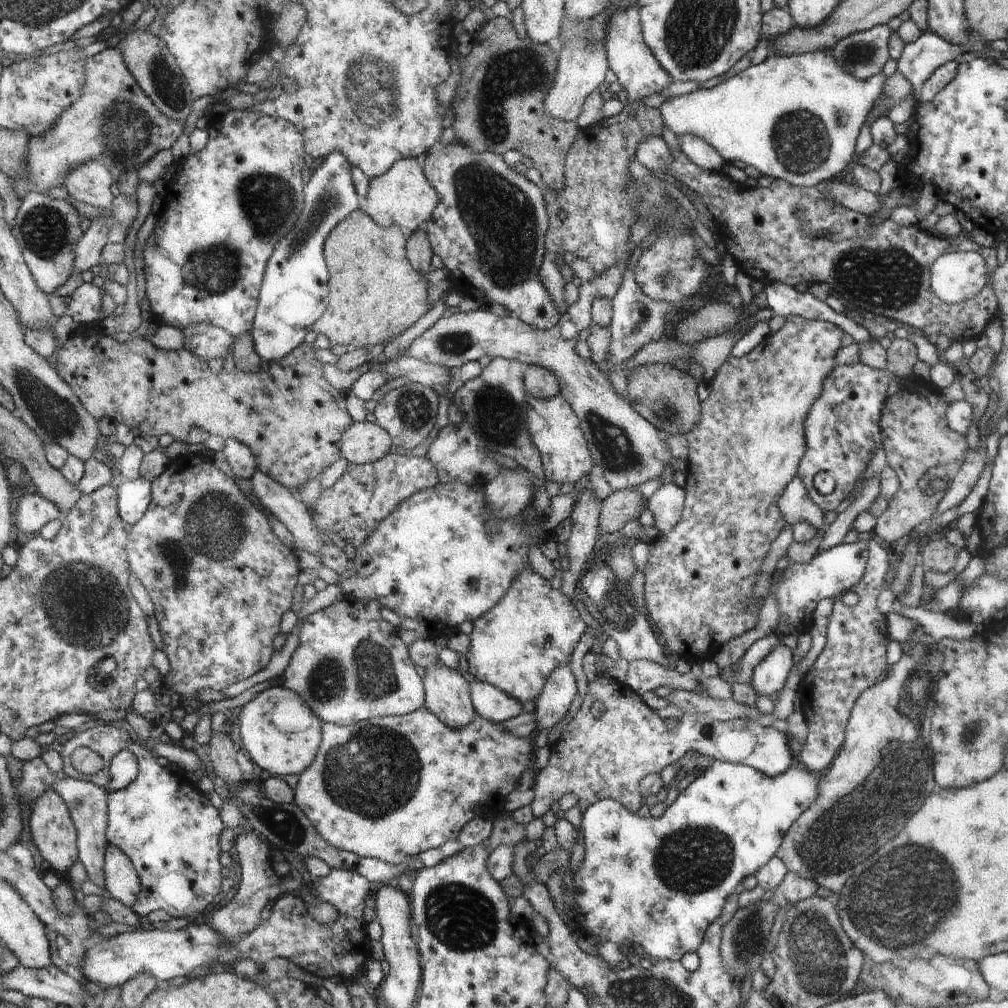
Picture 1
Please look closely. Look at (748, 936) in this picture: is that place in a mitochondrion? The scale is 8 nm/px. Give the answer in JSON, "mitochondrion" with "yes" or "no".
{"mitochondrion":"yes"}

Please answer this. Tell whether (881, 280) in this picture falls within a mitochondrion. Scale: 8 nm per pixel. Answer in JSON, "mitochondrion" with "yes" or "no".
{"mitochondrion":"yes"}

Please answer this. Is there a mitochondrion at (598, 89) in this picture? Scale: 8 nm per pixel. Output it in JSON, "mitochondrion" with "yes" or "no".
{"mitochondrion":"no"}

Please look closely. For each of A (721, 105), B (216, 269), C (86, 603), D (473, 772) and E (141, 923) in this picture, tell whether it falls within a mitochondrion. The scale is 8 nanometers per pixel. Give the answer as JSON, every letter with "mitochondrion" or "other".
{"A":"other","B":"mitochondrion","C":"mitochondrion","D":"other","E":"other"}

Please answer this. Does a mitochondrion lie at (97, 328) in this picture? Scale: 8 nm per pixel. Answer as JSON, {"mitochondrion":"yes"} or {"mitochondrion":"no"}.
{"mitochondrion":"no"}

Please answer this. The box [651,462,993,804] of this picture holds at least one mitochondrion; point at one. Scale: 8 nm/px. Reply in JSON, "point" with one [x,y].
{"point":[971,733]}

